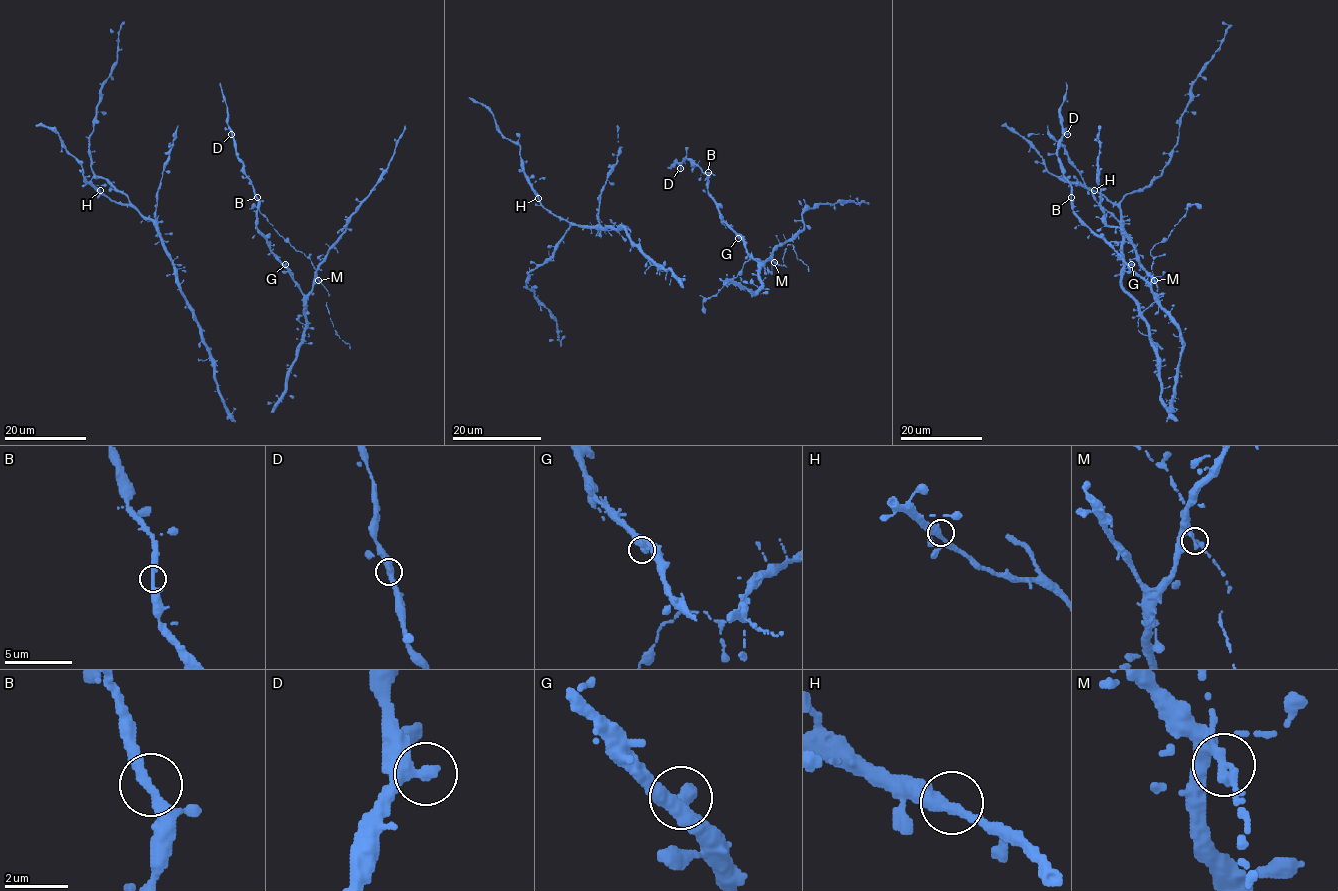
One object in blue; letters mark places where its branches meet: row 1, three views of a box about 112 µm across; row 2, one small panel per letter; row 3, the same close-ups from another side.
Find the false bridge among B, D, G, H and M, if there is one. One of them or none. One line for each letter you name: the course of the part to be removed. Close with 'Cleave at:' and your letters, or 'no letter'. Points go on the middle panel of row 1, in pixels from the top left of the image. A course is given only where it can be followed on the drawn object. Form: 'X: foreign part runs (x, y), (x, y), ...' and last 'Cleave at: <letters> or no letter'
Cleave at: no letter

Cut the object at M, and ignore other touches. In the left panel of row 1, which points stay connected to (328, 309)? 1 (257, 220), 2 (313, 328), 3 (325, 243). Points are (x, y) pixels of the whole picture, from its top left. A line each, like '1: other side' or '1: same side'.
1: other side
2: other side
3: other side

